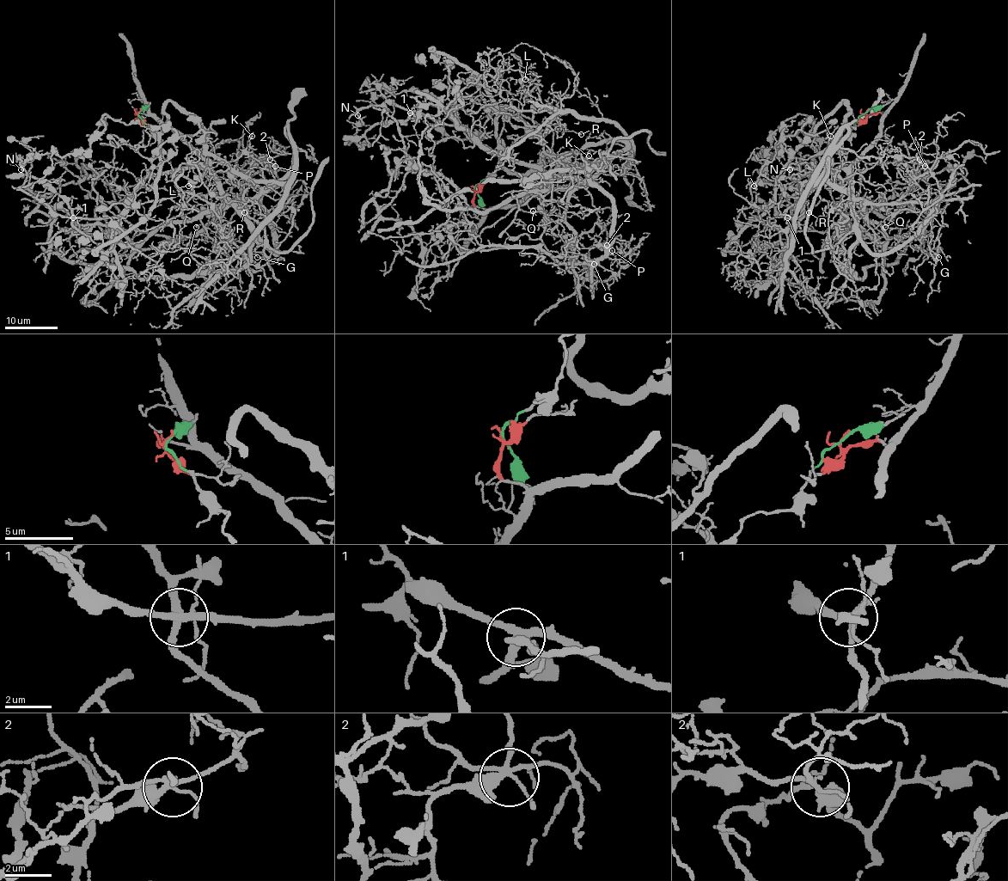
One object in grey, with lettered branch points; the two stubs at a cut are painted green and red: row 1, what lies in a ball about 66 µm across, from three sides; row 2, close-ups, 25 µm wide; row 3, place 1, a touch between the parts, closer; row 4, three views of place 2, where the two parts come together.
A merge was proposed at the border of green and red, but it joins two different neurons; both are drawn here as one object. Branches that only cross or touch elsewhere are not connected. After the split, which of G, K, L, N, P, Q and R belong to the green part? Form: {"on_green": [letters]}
{"on_green": []}

